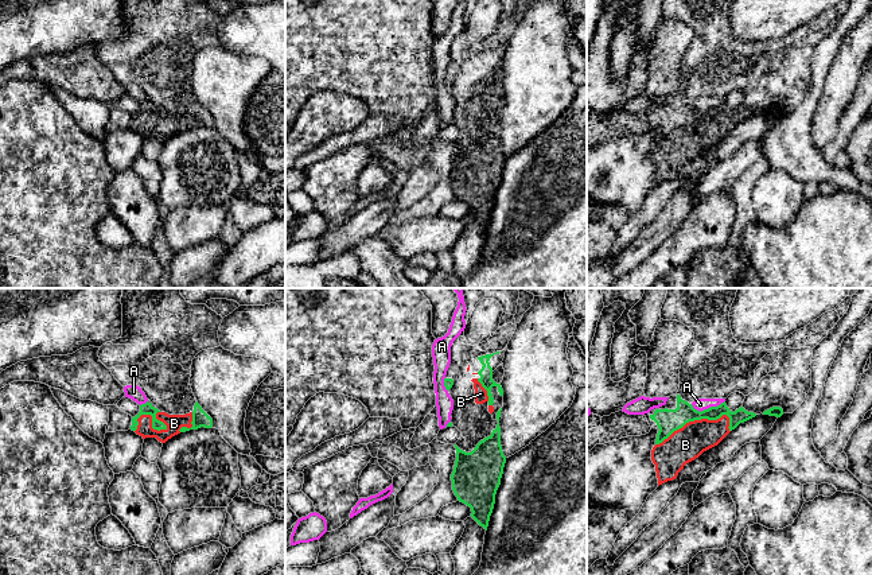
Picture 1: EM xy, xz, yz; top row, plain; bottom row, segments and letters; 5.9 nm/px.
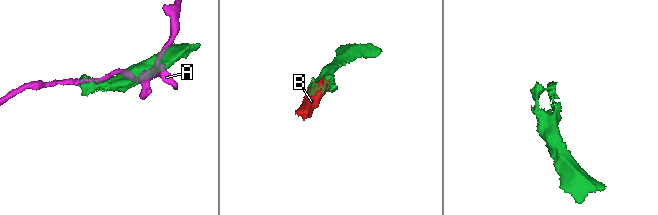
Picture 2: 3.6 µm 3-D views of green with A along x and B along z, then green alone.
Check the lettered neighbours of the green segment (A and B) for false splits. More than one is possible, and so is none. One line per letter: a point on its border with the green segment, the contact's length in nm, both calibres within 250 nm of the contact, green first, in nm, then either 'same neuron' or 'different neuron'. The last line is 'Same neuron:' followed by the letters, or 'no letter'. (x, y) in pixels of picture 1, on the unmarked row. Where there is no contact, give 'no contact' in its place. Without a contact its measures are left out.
A: yz (708, 107) | 200 nm | 140/70 nm | different neuron
B: yz (692, 119) | 480 nm | 140/200 nm | same neuron
Same neuron: B

